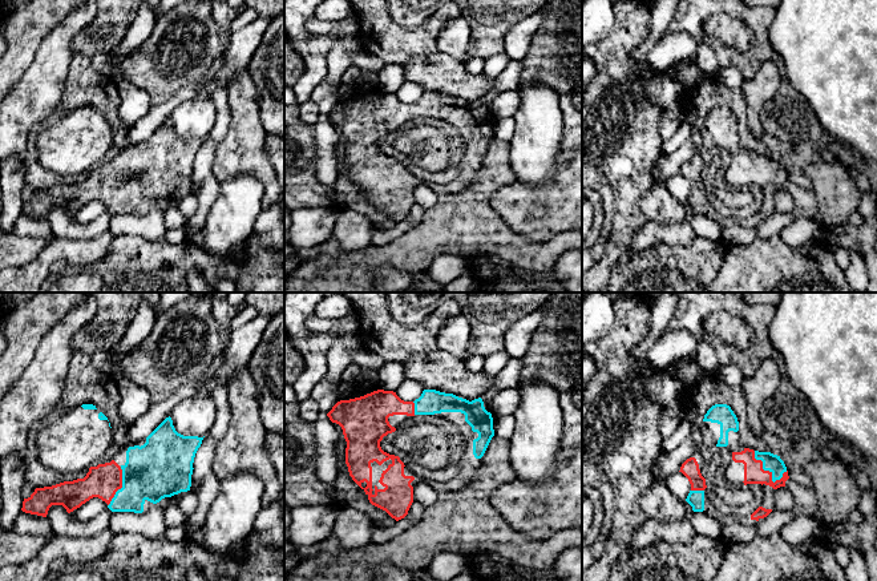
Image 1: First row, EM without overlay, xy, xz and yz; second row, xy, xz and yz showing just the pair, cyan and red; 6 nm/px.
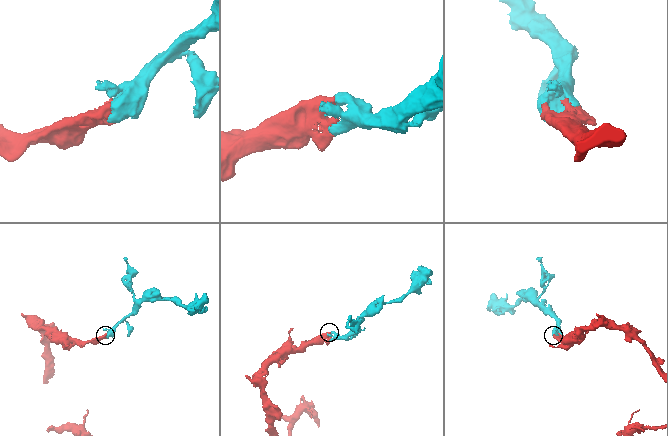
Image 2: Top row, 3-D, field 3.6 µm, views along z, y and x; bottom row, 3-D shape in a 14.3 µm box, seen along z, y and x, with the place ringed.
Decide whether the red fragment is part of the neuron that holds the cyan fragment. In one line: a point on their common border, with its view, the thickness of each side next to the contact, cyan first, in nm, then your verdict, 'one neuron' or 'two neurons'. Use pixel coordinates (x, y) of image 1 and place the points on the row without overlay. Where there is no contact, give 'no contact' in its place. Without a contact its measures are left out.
contact yz (768, 172); calibres 110 and 130 nm; one neuron

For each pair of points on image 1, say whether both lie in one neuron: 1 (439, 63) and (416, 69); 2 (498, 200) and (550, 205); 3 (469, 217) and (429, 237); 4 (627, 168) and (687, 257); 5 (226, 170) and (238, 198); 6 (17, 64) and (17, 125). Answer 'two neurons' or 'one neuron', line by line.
1: one neuron
2: one neuron
3: one neuron
4: two neurons
5: two neurons
6: two neurons

